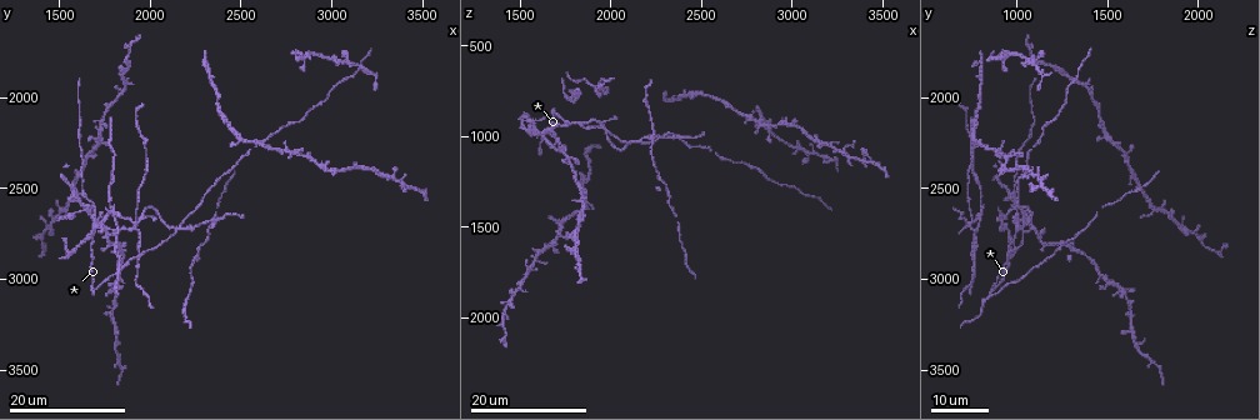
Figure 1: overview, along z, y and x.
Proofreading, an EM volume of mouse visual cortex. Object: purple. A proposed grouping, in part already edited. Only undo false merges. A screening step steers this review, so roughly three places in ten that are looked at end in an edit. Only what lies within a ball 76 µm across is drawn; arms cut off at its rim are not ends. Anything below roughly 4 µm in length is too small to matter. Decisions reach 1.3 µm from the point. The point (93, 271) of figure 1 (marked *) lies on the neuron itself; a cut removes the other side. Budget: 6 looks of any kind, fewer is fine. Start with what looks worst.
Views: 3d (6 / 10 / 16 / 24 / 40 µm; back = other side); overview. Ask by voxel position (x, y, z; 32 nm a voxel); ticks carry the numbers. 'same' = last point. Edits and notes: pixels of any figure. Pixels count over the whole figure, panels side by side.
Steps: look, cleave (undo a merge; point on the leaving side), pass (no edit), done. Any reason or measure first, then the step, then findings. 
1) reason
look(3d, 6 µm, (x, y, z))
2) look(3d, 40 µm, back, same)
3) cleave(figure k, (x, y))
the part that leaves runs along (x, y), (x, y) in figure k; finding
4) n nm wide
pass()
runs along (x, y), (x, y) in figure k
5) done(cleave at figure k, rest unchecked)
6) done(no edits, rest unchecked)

four arms meet
look(3d, 16 µm, (1780, 2620, 800))

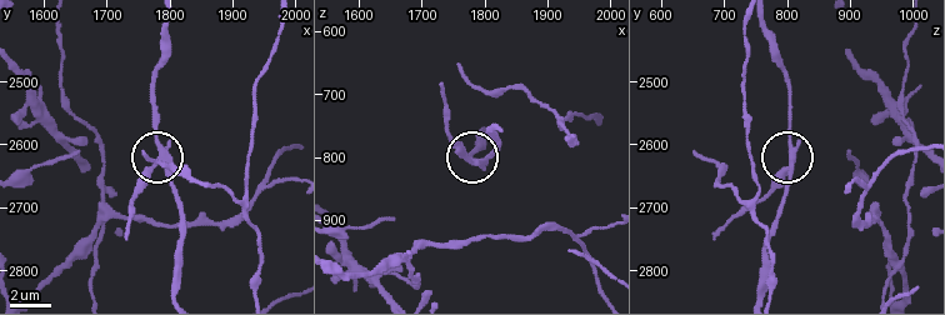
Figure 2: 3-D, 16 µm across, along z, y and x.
look(3d, 10 µm, (1780, 2620, 805))

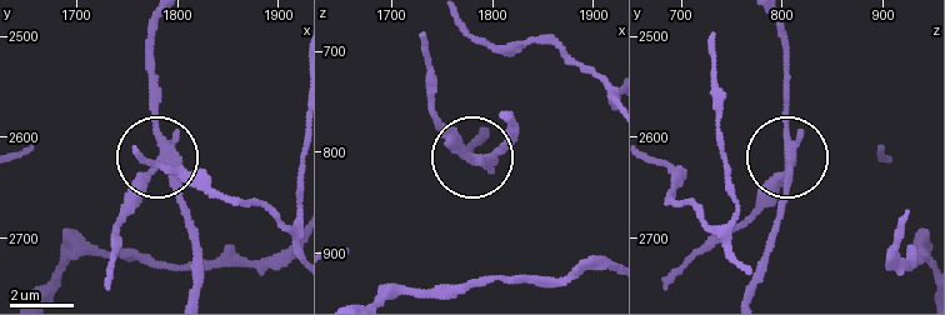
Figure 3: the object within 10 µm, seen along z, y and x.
280 nm wide
cleave(figure 3, (136, 189))
the part that leaves runs along (163, 161), (120, 215), (109, 285) in figure 3; two neurons meet here

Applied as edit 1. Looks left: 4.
look(overview)

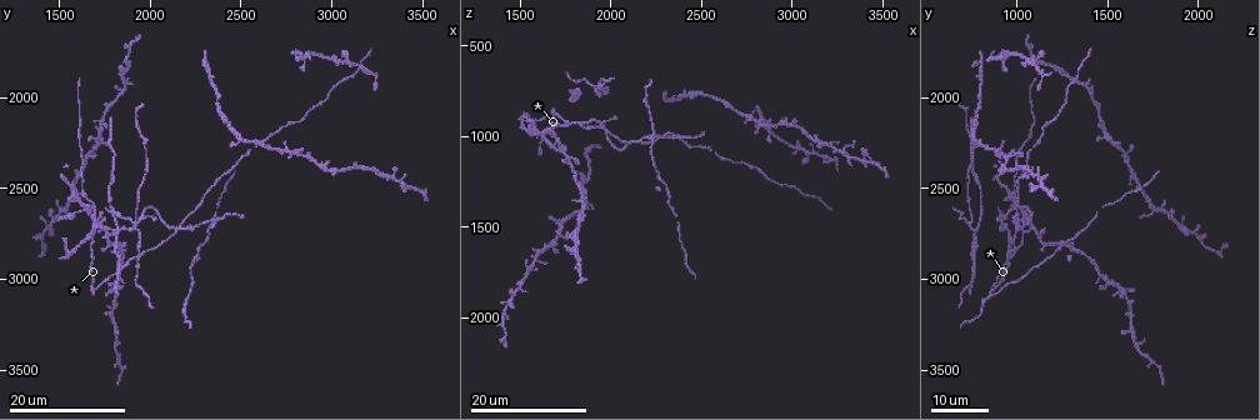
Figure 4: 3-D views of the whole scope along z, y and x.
four arms meet
look(3d, 16 µm, (2160, 2720, 1020))

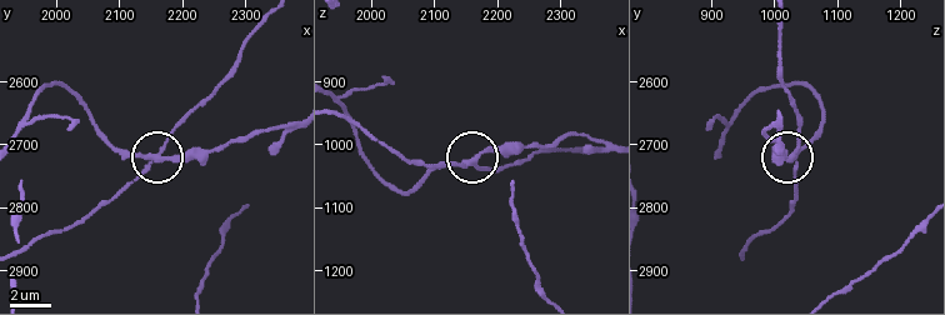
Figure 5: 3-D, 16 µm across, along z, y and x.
look(3d, 6 µm, (2160, 2720, 1025))

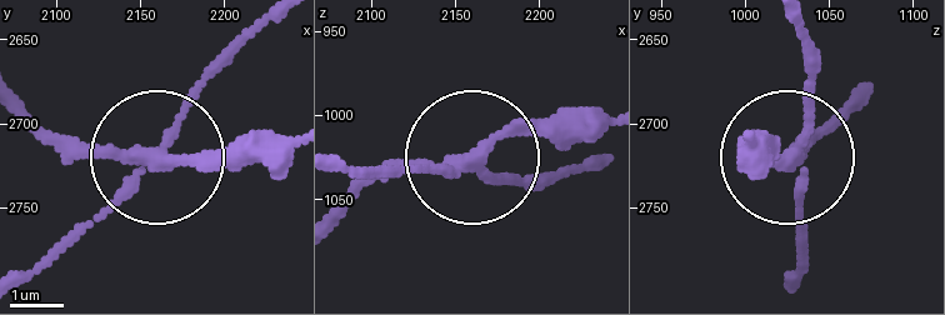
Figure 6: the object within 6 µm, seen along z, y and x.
4 arms
cleave(figure 6, (218, 164))
the part that leaves runs along (143, 168), (66, 149), (21, 100) in figure 6; two neurons meet here

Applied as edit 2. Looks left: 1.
done(cleave at figure 3, cleave at figure 6, rest unchecked)

